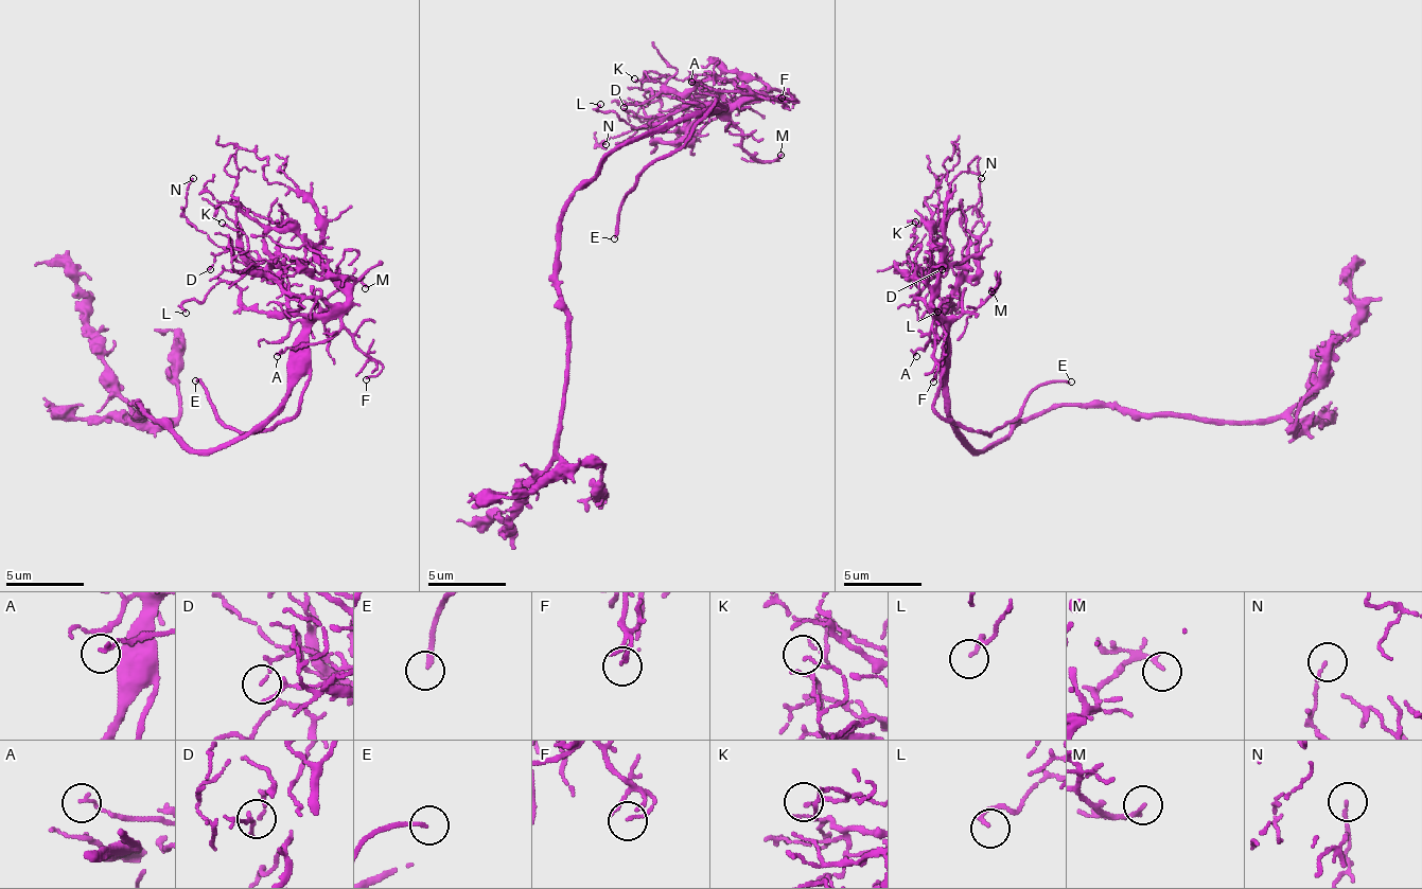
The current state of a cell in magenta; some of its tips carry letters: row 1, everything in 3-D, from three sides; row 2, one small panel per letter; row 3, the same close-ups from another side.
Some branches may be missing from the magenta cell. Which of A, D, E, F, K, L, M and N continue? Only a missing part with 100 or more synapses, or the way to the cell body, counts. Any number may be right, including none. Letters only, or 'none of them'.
E

